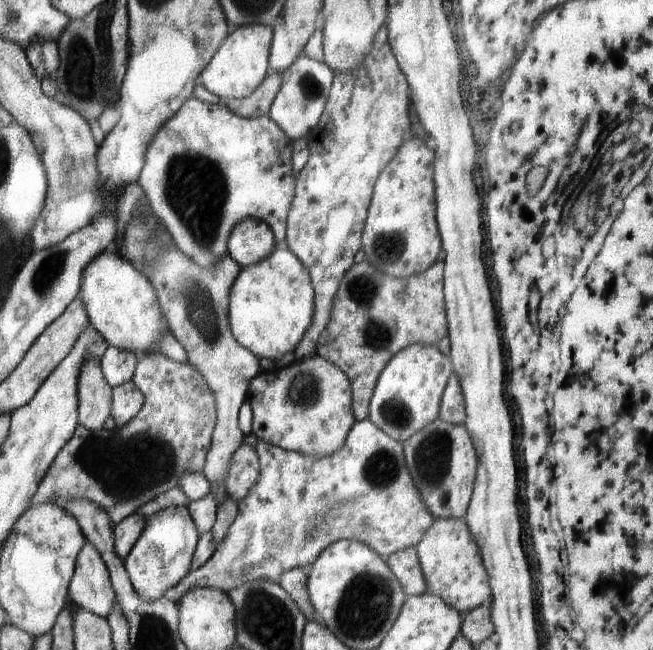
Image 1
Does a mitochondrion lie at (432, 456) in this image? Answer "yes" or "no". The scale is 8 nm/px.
yes

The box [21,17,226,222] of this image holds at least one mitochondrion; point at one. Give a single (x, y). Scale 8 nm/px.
(78, 85)

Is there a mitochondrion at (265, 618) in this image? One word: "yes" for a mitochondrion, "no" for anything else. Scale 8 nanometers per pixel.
yes

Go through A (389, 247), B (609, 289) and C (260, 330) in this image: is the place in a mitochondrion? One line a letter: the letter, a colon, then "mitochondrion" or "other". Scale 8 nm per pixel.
A: mitochondrion
B: other
C: other

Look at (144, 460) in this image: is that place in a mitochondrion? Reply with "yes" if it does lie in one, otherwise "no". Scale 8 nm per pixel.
yes

